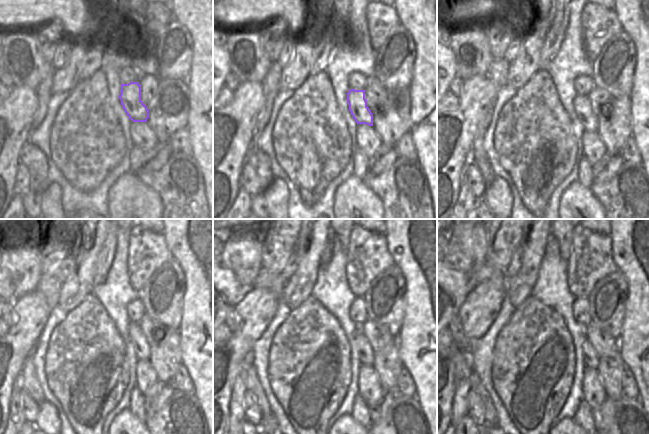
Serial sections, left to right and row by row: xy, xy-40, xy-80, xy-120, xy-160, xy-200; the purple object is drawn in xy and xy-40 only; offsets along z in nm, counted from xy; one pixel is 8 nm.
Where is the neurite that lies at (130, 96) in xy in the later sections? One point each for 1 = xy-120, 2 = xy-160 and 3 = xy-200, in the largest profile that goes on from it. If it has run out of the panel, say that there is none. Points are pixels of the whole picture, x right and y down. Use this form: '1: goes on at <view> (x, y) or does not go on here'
1: goes on at xy-120 (142, 351)
2: goes on at xy-160 (366, 356)
3: goes on at xy-200 (590, 358)

